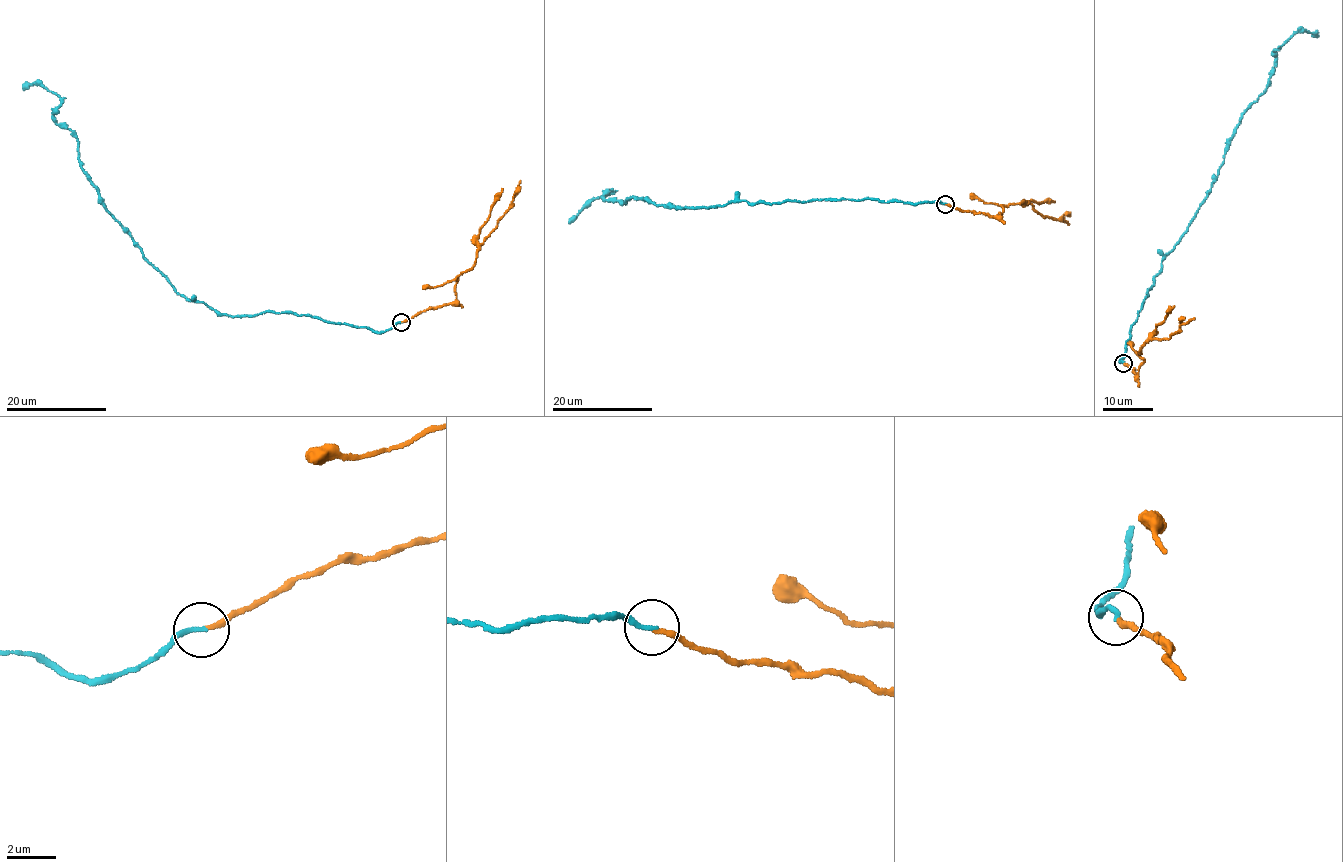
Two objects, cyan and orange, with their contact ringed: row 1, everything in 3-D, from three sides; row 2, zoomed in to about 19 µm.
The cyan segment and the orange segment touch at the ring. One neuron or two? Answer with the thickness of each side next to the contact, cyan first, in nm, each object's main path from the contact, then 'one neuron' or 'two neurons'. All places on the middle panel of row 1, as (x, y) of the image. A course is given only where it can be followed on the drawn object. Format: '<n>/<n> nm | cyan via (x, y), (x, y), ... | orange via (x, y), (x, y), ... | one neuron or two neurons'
200/190 nm | cyan via (945, 203), (731, 201), (672, 208), (642, 197), (604, 200), (609, 189), (568, 223) | orange via (945, 204), (1000, 217), (1003, 206), (1024, 200), (1044, 217), (1061, 217), (1069, 223) | one neuron

